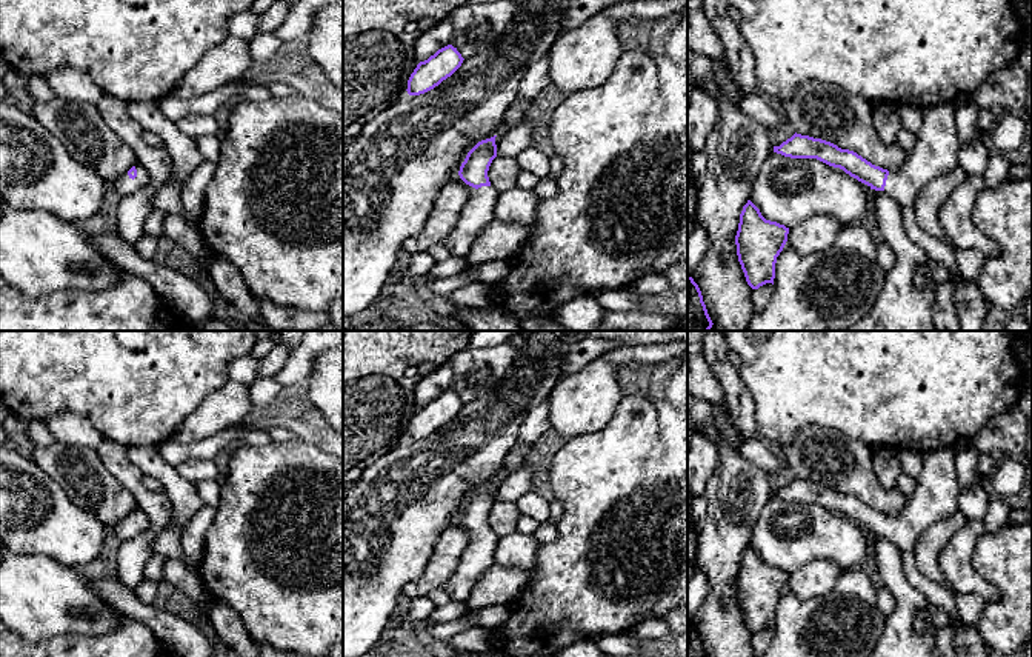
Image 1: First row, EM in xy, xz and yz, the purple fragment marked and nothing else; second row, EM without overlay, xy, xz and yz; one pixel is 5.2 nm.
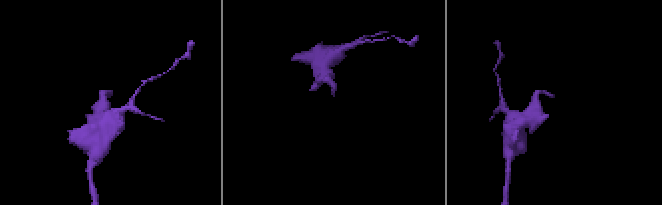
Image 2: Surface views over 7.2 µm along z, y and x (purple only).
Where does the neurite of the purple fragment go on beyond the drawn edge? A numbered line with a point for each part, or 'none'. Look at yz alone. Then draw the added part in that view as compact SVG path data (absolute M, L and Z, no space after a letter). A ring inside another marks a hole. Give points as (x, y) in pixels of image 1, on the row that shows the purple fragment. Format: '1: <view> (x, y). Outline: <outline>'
1: yz (935, 151). Outline: M943 103L924 109L924 122L909 158L898 171L889 171L884 191L901 206L914 206L920 191L958 166L955 106Z

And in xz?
1: xz (479, 211). Outline: M468 185L469 200L466 202L458 222L448 232L443 243L451 257L466 258L477 234L494 218L498 192L492 186L478 189Z

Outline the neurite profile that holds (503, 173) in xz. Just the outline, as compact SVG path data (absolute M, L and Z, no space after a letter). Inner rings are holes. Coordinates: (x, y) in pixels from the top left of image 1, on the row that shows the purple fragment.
M497 155L488 171L491 186L497 192L504 192L517 186L521 168L514 157Z

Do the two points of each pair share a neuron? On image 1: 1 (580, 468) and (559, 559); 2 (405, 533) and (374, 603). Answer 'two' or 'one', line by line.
1: one
2: one

